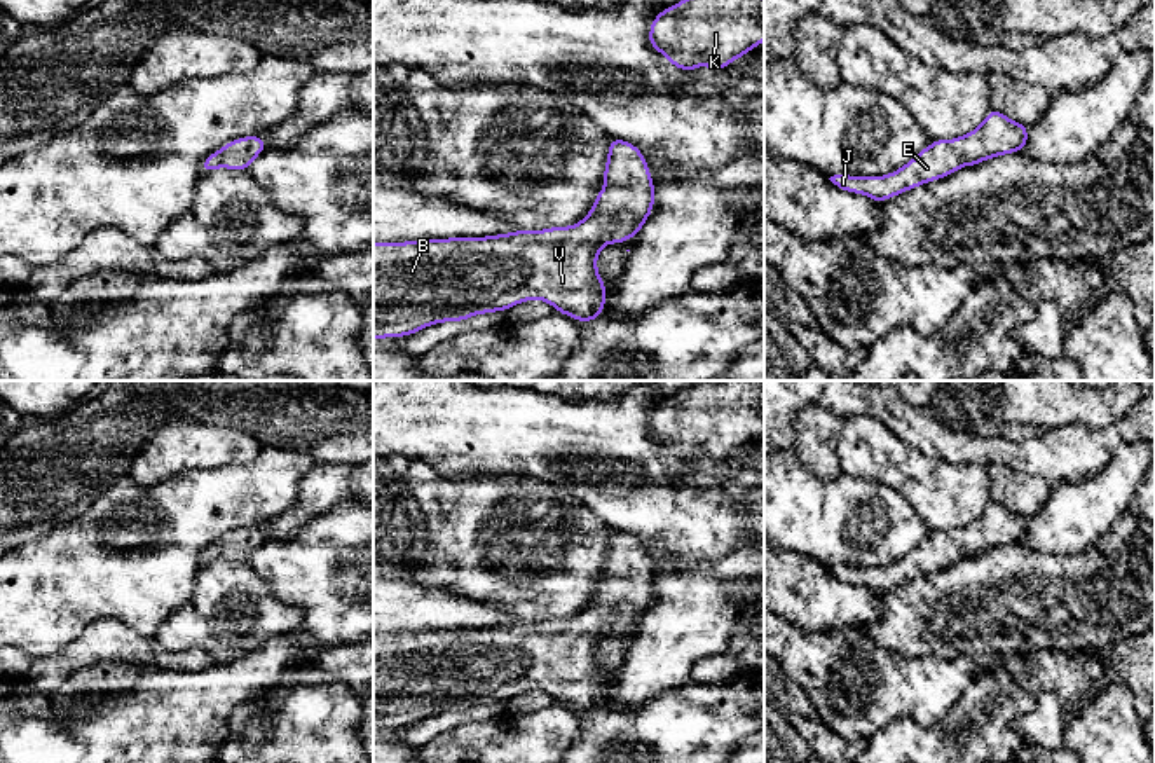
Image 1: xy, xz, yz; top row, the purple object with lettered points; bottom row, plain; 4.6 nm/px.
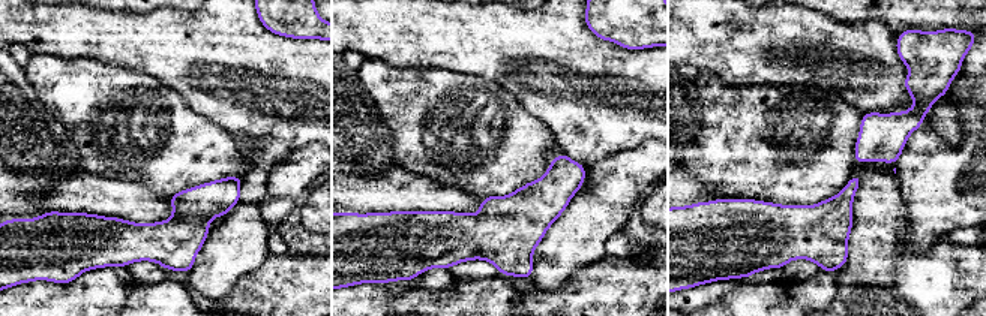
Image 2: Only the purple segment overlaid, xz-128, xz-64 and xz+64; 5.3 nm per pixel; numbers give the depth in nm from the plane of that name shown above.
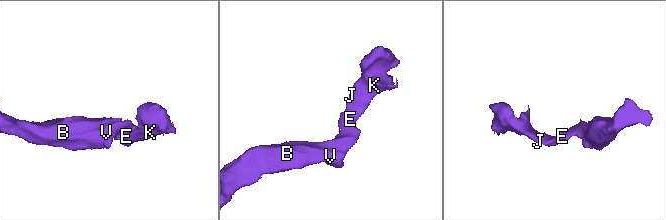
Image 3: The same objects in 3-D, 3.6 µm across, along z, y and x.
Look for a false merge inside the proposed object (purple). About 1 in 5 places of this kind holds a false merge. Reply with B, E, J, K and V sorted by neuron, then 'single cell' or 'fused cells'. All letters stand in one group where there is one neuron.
groups B E J K V; single cell

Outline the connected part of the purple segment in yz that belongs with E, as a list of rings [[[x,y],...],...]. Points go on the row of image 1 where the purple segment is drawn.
[[[989,110],[982,124],[954,140],[935,140],[912,161],[886,176],[834,175],[829,180],[844,192],[865,194],[881,203],[918,185],[944,178],[961,166],[975,166],[996,155],[1021,152],[1028,143],[1028,126]]]

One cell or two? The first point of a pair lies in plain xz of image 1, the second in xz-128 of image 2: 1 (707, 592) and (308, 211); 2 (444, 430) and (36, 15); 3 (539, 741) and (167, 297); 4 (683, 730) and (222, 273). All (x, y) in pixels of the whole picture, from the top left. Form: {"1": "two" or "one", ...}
{"1": "two", "2": "one", "3": "one", "4": "two"}

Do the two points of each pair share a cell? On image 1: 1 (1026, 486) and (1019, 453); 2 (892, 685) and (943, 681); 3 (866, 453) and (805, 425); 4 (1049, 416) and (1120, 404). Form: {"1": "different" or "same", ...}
{"1": "different", "2": "same", "3": "different", "4": "same"}

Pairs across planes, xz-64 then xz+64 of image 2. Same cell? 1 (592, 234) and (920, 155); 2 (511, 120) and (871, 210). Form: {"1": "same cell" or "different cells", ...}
{"1": "same cell", "2": "different cells"}

